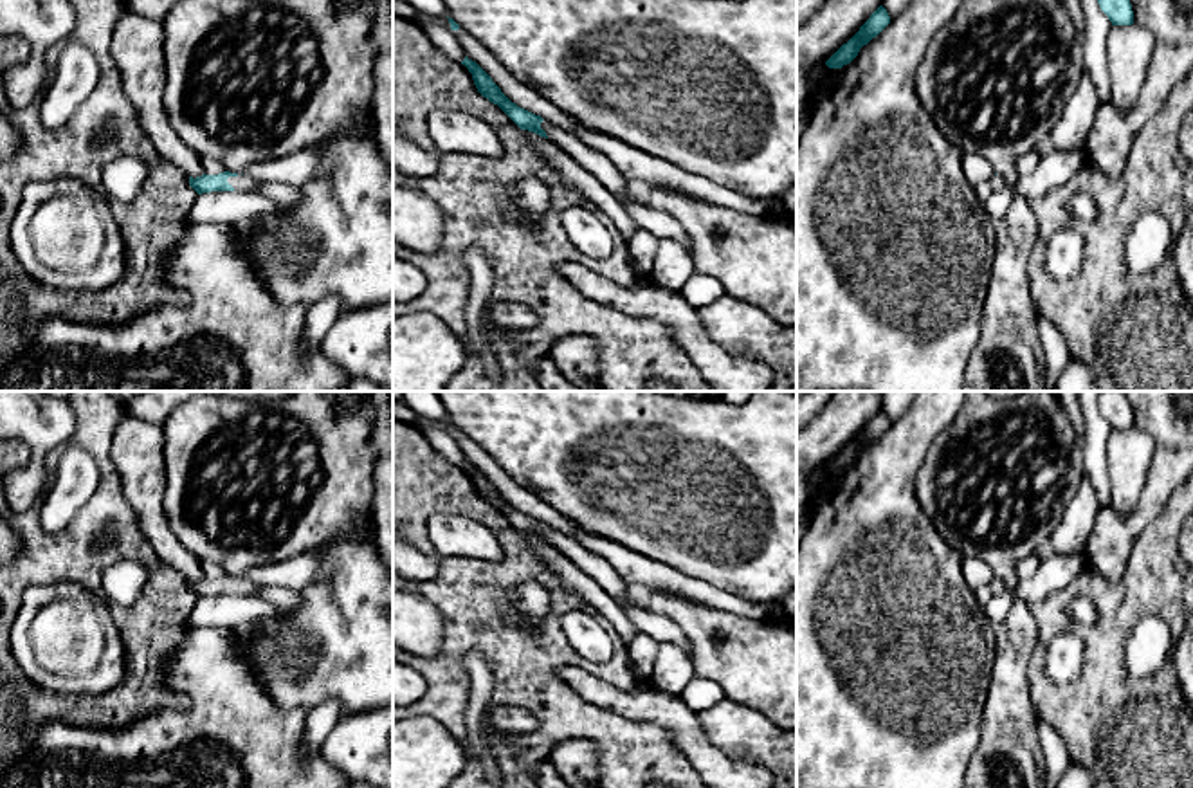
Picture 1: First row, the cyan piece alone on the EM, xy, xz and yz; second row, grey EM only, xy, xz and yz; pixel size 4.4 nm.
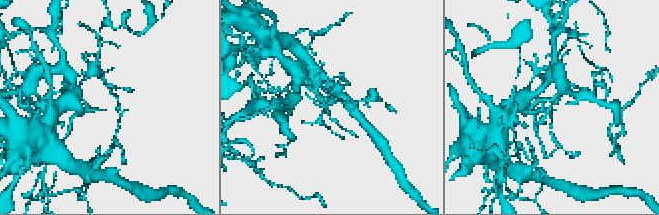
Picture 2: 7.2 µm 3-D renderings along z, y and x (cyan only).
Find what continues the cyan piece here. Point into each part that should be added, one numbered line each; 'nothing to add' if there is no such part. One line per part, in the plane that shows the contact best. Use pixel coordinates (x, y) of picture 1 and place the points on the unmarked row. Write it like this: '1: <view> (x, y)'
1: xy (240, 586)

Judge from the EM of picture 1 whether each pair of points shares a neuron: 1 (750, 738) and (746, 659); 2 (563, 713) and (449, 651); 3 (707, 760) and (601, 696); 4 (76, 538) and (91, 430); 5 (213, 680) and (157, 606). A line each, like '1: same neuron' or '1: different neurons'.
1: different neurons
2: same neuron
3: same neuron
4: same neuron
5: different neurons

